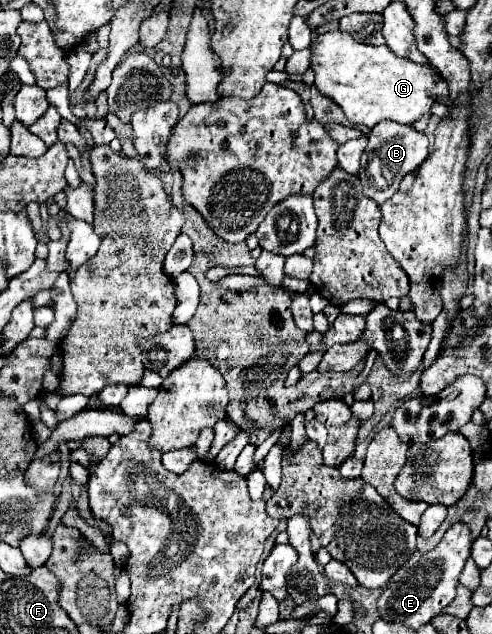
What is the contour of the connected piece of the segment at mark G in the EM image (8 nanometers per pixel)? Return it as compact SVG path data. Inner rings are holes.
M327 32L311 44L311 68L315 70L315 86L335 100L347 120L373 128L381 120L395 120L411 126L423 114L431 114L433 104L441 96L449 96L445 82L431 64L411 64L395 56L387 46L359 44L347 32Z

